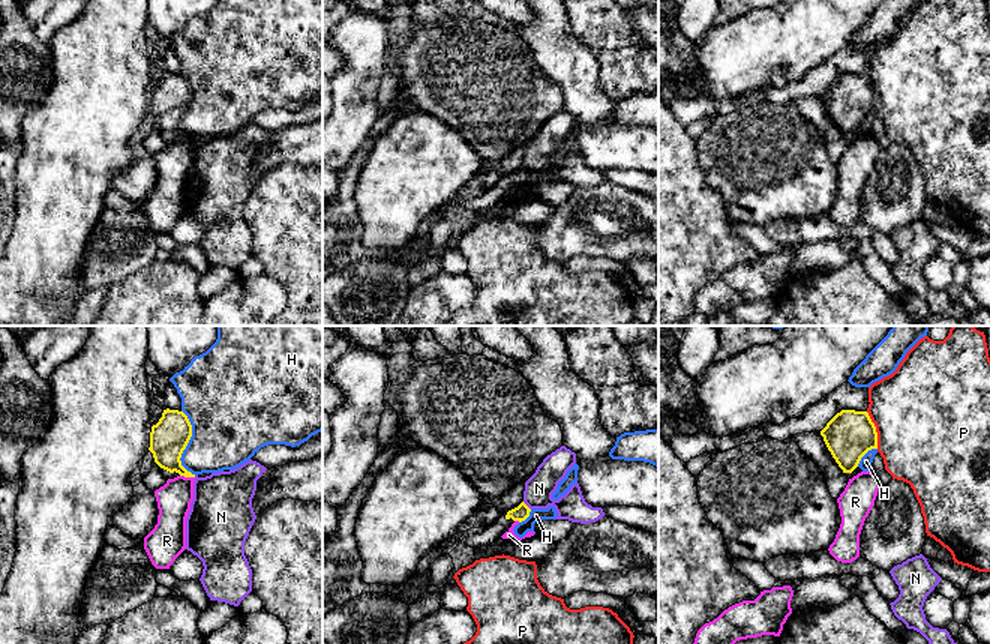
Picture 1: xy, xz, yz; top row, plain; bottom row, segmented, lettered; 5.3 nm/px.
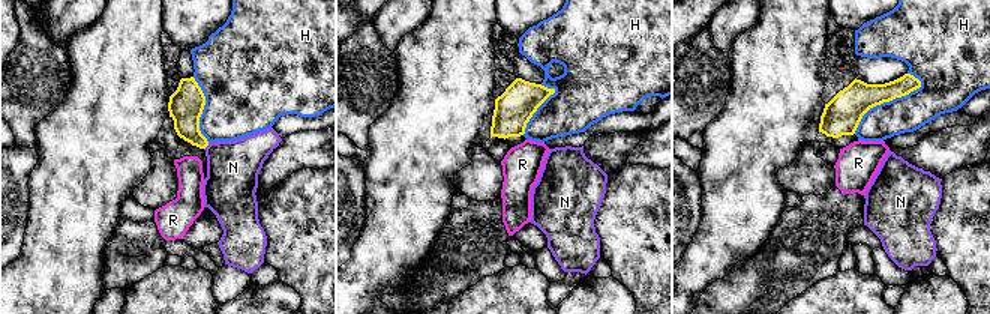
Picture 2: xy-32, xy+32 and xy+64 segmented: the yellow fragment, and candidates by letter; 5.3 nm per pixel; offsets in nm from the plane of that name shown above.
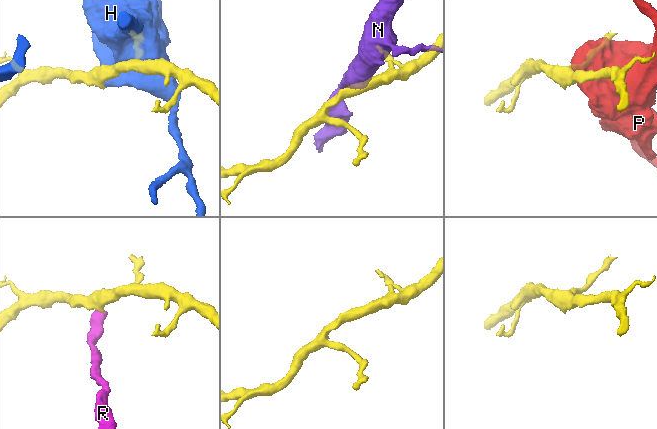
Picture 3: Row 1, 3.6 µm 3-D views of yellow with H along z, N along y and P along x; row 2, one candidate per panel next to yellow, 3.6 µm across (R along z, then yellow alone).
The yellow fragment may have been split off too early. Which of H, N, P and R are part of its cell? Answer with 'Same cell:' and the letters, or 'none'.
Same cell: none

